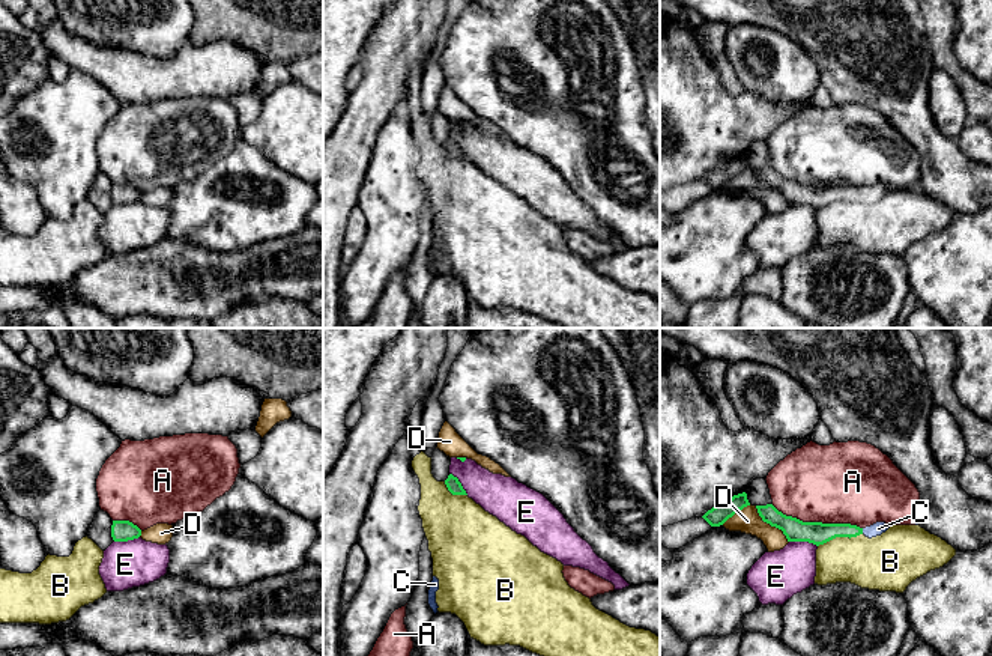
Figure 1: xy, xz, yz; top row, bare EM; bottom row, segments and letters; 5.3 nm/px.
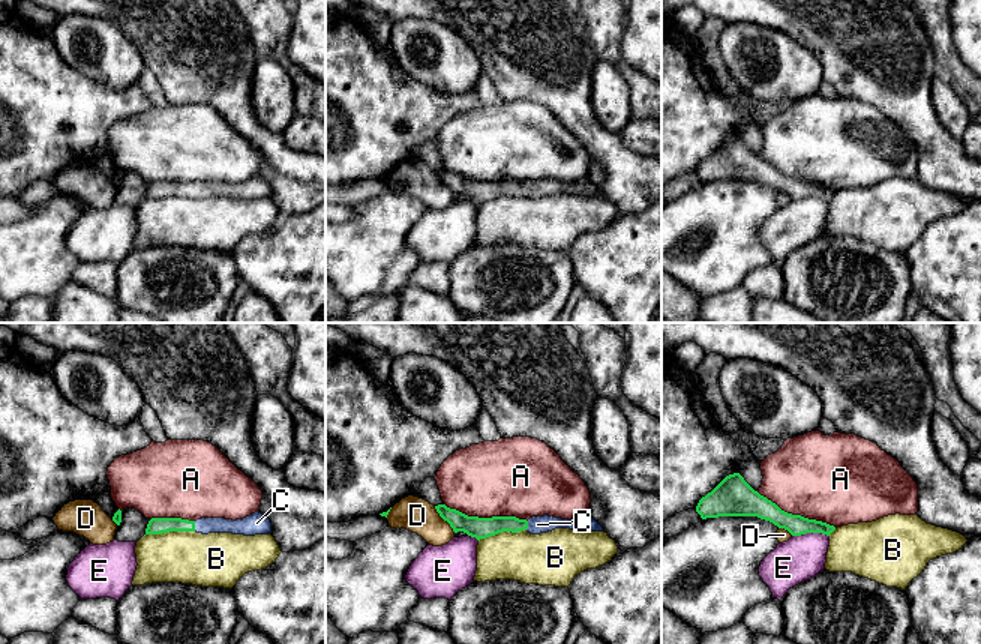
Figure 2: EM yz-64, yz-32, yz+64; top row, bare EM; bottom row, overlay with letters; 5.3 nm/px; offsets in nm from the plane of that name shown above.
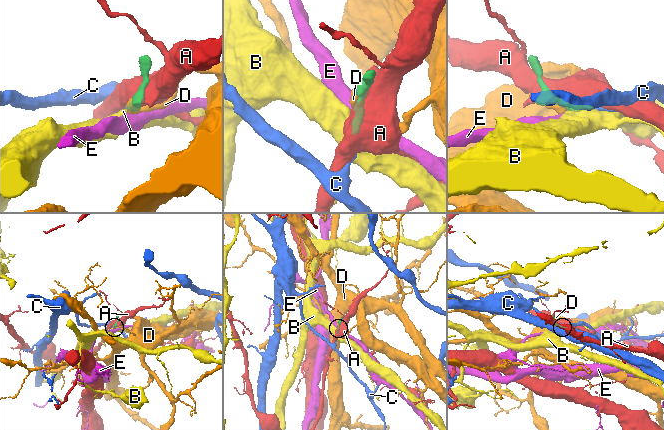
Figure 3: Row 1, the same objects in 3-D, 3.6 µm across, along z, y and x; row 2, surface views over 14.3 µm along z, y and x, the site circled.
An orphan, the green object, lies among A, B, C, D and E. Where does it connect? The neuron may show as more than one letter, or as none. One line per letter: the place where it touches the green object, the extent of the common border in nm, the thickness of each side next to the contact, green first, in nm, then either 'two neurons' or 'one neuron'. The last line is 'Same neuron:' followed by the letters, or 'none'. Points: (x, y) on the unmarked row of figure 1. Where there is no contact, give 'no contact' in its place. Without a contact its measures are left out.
A: meets green in yz at (816, 185); contact 500 nm long; 120 nm thick on the green side, 440 nm on the other; two neurons
B: meets green in yz at (839, 199); contact 260 nm long; 120 nm thick on the green side, 280 nm on the other; two neurons
C: meets green in yz at (861, 194); contact 30 nm long; 120 nm thick on the green side, 70 nm on the other; one neuron
D: meets green in yz at (771, 188); contact 260 nm long; 120 nm thick on the green side, 130 nm on the other; two neurons
E: meets green in yz at (803, 203); contact 160 nm long; 120 nm thick on the green side, 280 nm on the other; two neurons
Same neuron: C

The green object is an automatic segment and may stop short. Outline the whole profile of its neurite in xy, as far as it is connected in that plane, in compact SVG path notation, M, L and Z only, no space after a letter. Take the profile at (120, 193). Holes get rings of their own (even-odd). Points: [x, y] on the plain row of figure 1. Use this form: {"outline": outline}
{"outline": "M113 184L111 200L114 205L128 205L138 202L141 193L129 184Z"}

